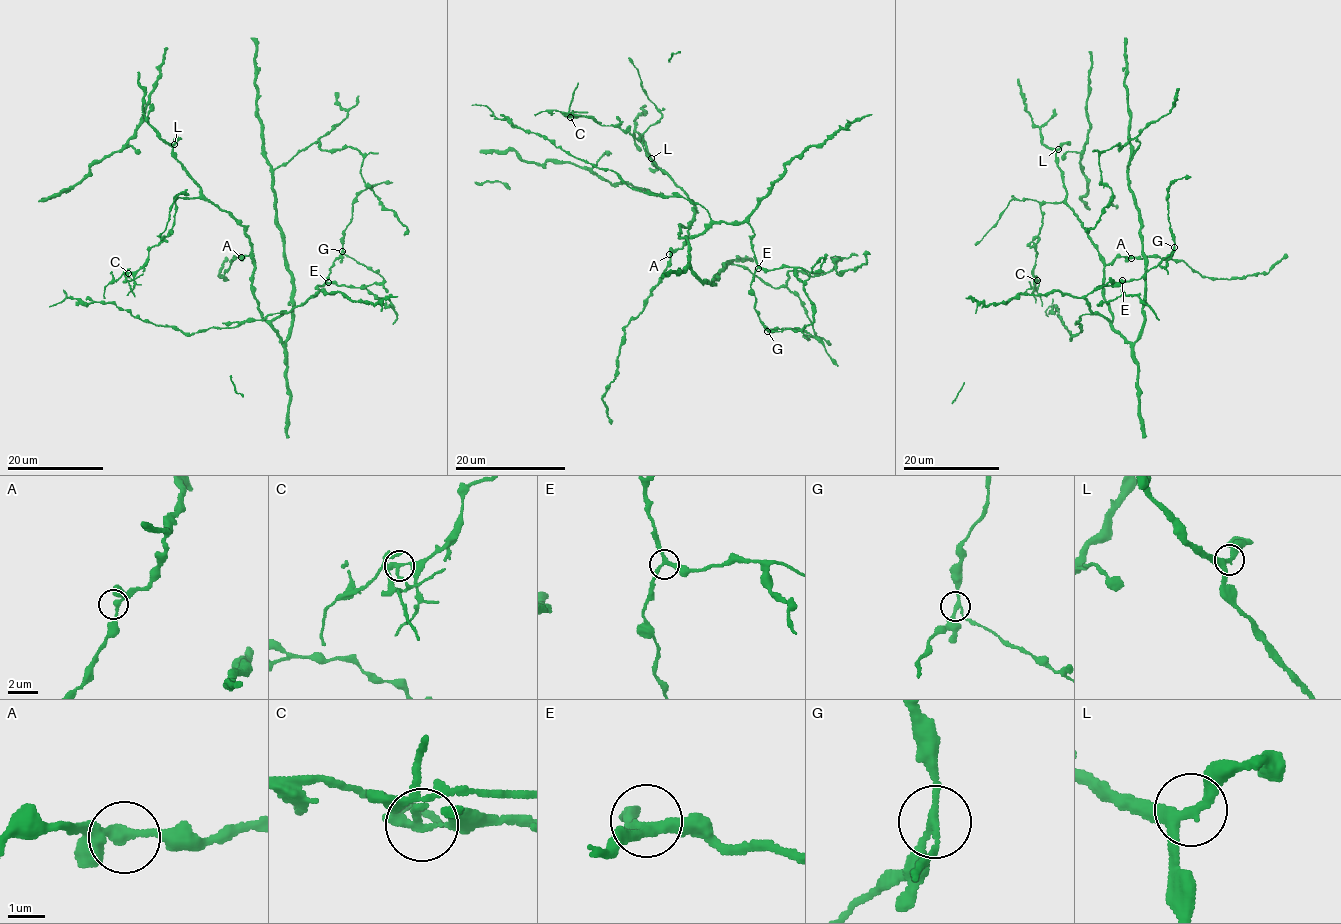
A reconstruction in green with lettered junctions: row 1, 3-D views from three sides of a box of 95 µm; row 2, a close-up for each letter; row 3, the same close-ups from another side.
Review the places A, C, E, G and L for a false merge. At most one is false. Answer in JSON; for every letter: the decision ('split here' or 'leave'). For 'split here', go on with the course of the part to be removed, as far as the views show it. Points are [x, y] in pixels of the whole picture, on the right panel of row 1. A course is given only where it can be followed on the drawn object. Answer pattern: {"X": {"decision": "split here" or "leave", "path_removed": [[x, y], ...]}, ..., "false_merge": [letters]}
{"A": {"decision": "leave"}, "C": {"decision": "split here", "path_removed": [[1036, 280], [1033, 288], [1016, 295], [1005, 304]]}, "E": {"decision": "leave"}, "G": {"decision": "leave"}, "L": {"decision": "leave"}, "false_merge": ["C"]}

